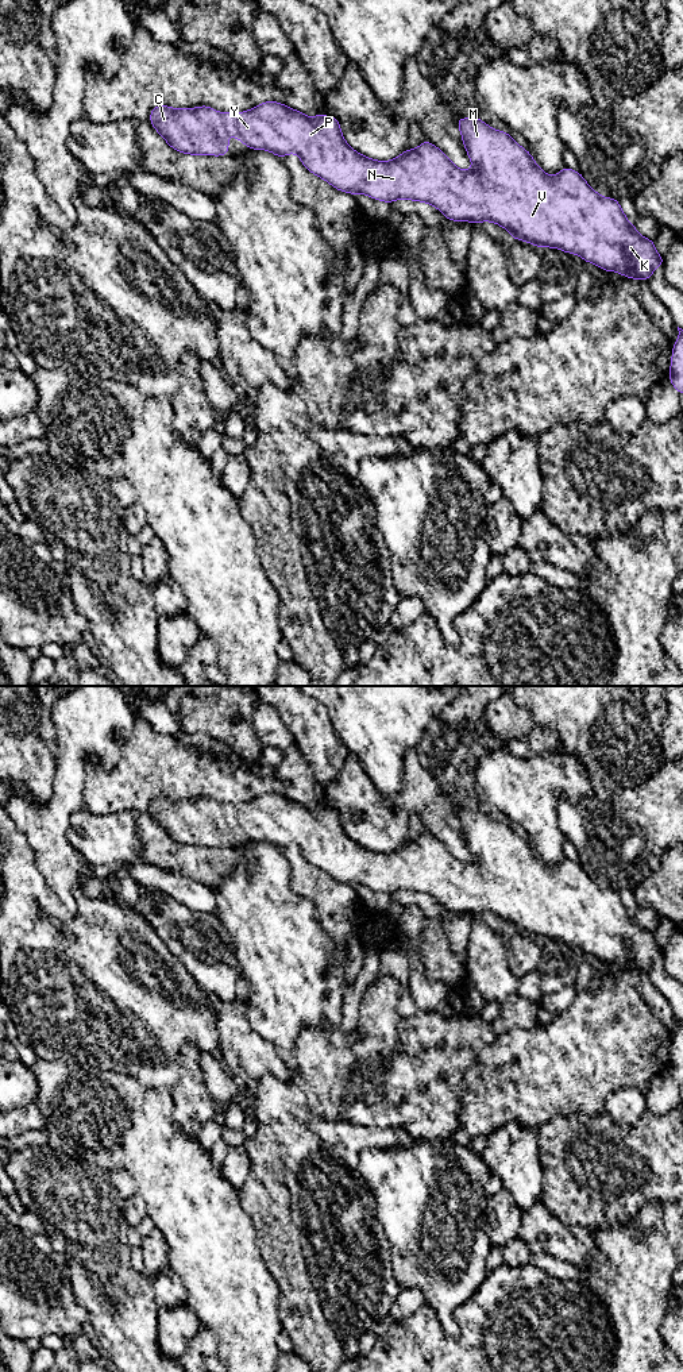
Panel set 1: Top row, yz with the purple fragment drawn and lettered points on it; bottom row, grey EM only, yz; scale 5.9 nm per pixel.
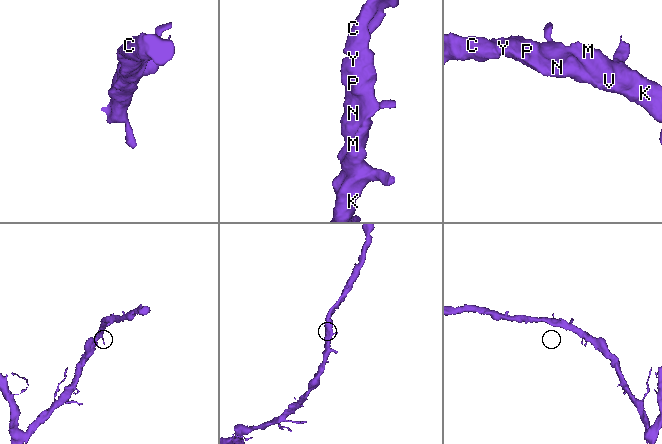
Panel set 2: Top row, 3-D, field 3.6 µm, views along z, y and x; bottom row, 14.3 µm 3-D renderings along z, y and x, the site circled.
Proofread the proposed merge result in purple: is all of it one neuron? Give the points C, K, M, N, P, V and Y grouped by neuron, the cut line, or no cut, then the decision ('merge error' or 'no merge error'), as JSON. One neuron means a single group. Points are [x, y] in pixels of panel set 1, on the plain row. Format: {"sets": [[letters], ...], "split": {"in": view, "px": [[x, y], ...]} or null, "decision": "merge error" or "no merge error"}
{"sets": [["C", "K", "M", "N", "P", "V", "Y"]], "split": null, "decision": "no merge error"}

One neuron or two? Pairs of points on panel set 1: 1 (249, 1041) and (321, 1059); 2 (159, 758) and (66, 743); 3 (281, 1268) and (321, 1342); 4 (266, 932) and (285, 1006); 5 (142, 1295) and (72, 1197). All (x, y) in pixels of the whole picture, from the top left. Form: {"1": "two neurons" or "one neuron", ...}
{"1": "two neurons", "2": "two neurons", "3": "one neuron", "4": "one neuron", "5": "one neuron"}

